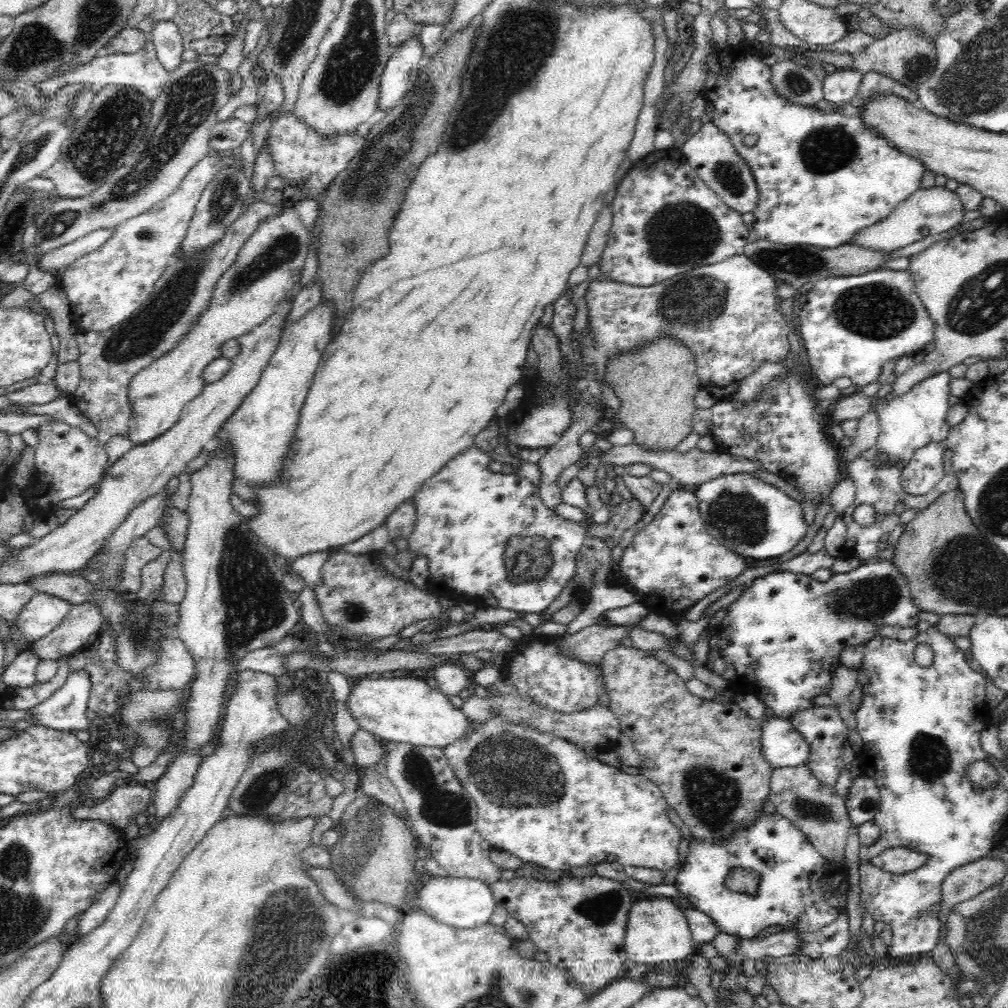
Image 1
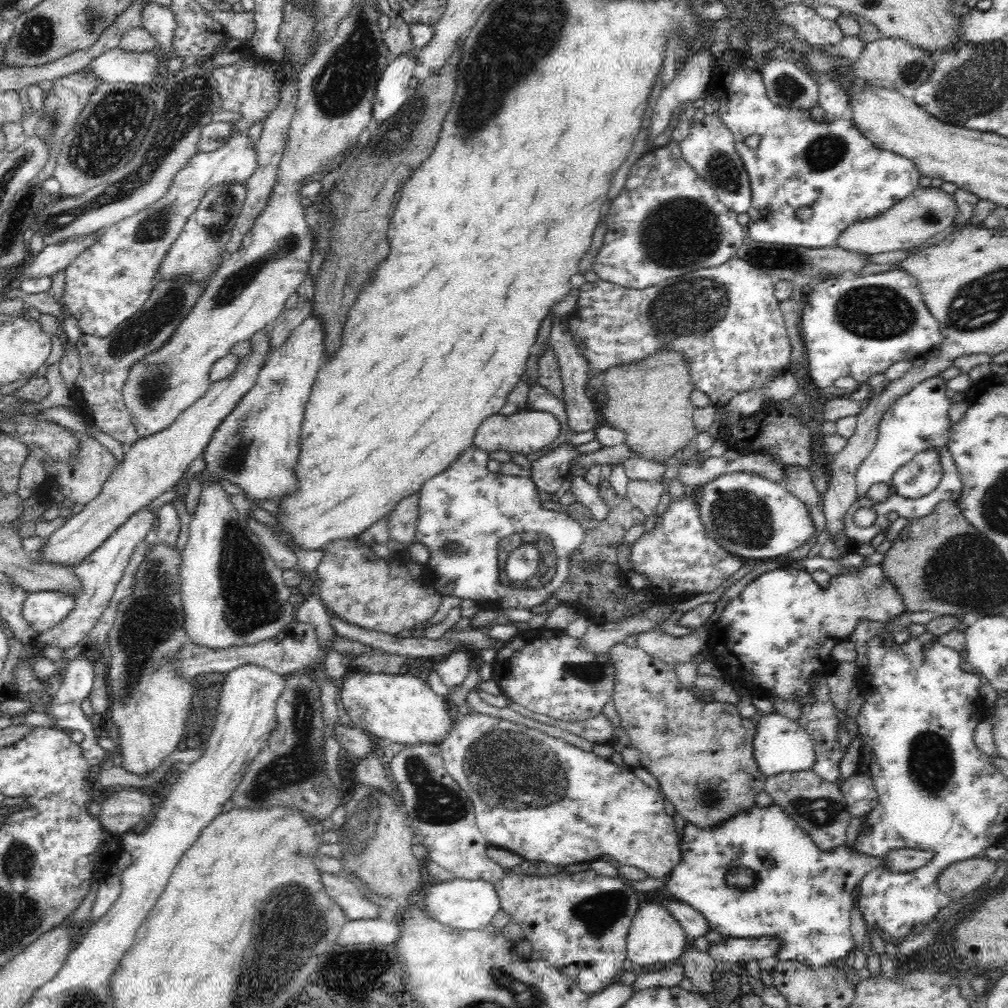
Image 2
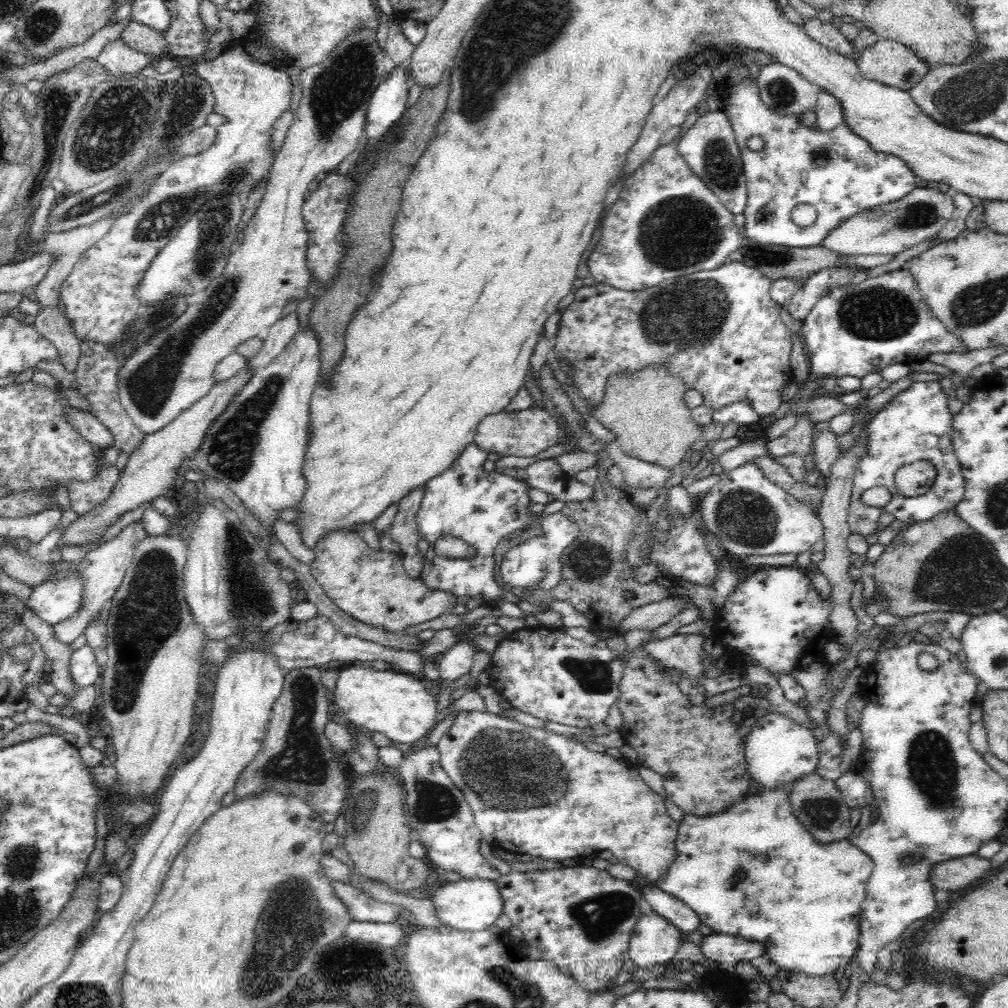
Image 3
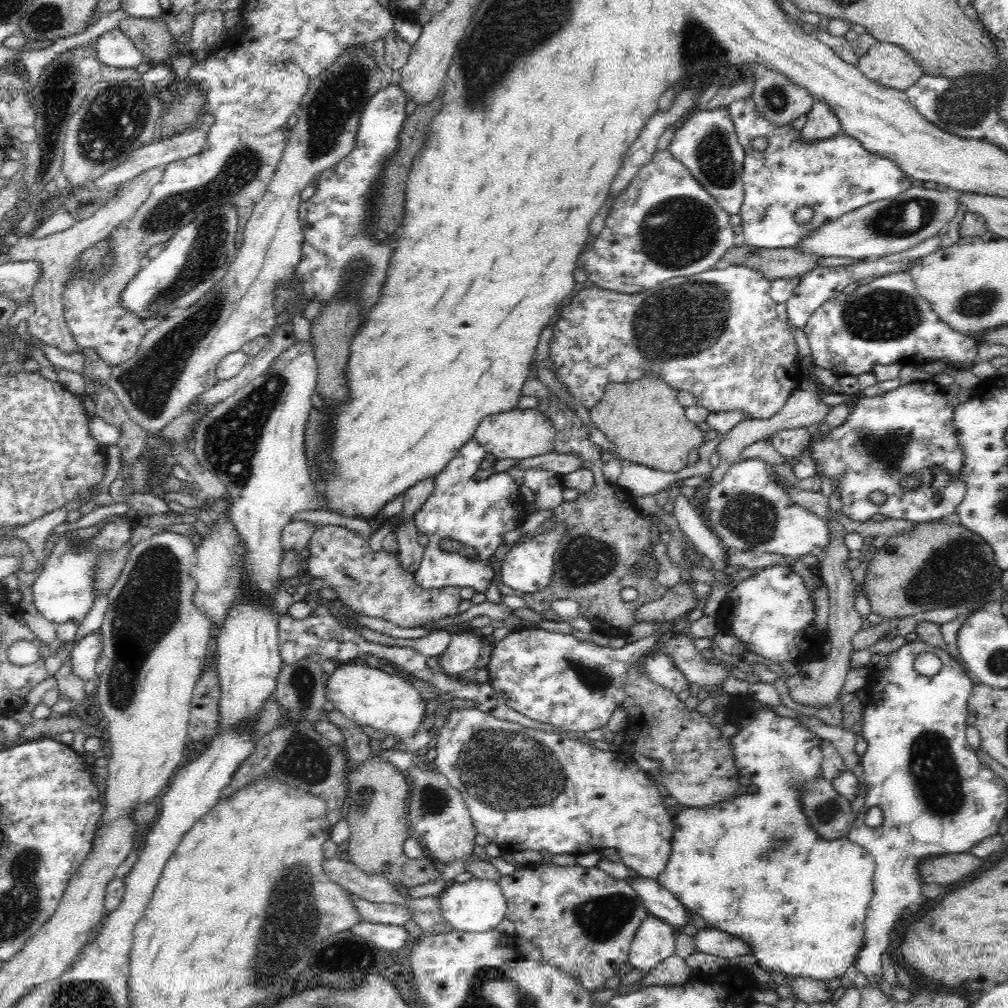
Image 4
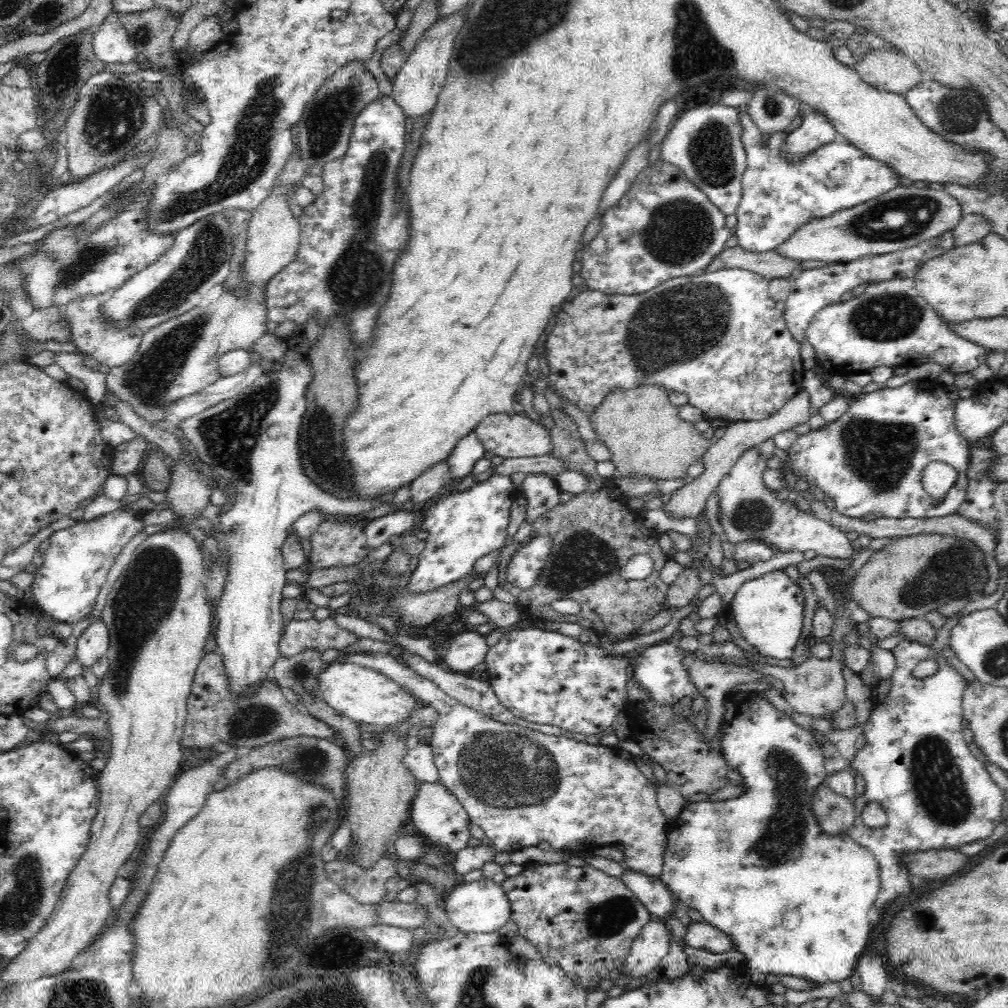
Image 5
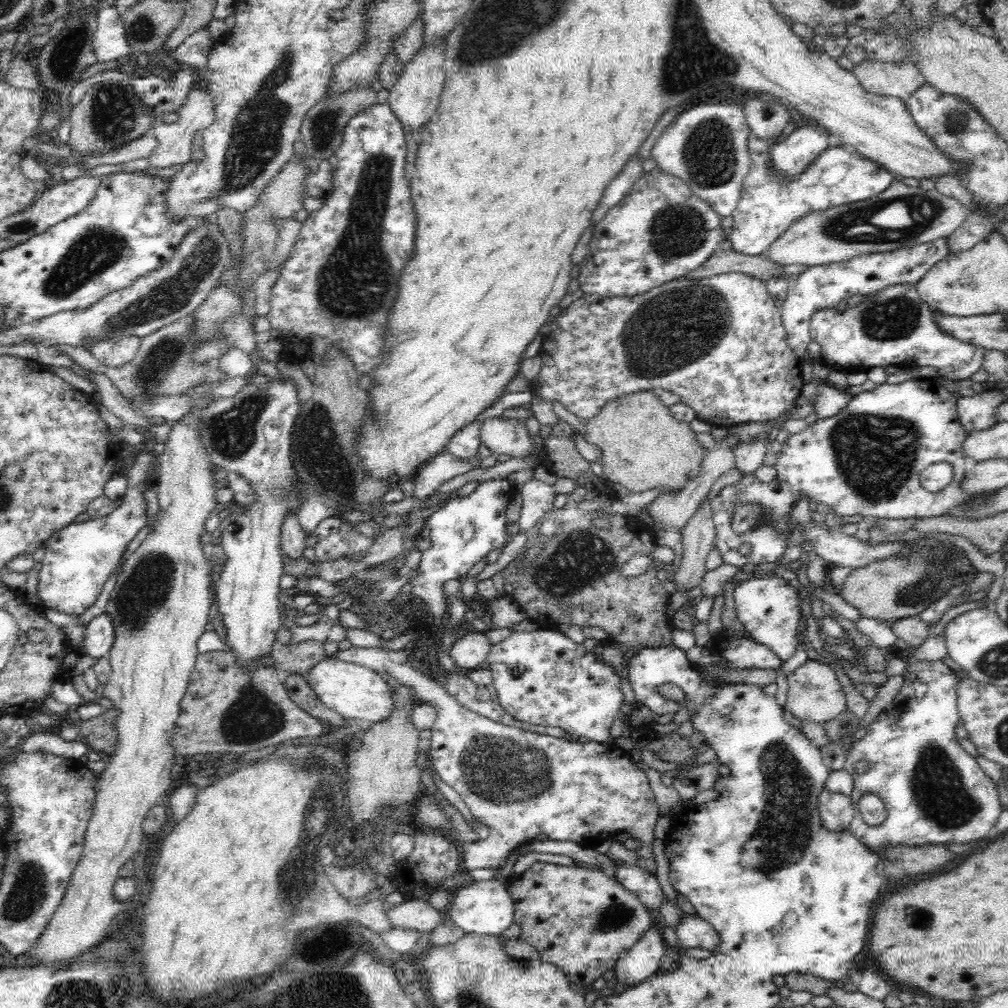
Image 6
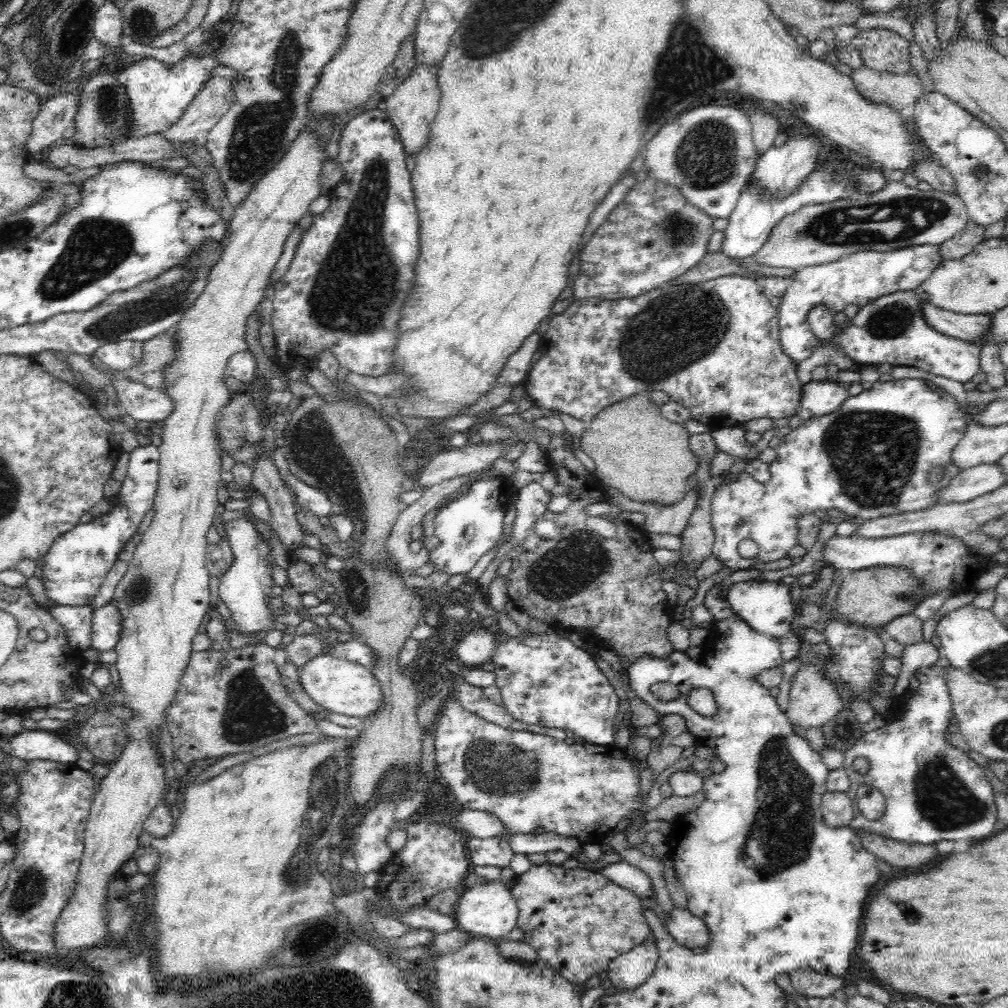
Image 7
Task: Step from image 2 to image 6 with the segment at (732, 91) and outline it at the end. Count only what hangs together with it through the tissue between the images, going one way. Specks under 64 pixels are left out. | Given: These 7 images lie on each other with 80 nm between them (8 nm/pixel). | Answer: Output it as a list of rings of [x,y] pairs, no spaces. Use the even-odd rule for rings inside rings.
[[[752,134],[748,137],[752,168],[744,179],[736,210],[731,214],[732,226],[726,241],[726,248],[744,256],[760,255],[802,214],[876,196],[893,181],[892,175],[876,163],[858,160],[854,154],[834,146],[826,148],[803,173],[782,183],[780,175],[771,170],[768,148],[774,143],[776,140],[760,140]]]

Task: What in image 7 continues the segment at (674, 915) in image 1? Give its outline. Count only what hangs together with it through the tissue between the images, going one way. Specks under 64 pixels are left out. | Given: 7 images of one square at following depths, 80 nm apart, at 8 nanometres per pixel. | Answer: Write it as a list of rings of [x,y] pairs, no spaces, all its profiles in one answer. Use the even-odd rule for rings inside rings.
[[[648,938],[642,944],[608,962],[607,980],[611,986],[616,987],[616,990],[630,992],[647,982],[656,962],[658,962],[658,949],[654,945],[654,940]]]

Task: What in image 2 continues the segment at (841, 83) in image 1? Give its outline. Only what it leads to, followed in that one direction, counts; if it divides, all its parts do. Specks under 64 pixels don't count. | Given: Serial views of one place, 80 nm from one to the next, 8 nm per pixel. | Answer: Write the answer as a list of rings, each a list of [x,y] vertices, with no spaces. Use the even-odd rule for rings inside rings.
[[[832,79],[817,82],[816,86],[819,92],[817,104],[824,111],[821,120],[824,123],[833,123],[841,119],[842,114],[848,108],[848,95],[844,93],[844,89]]]

